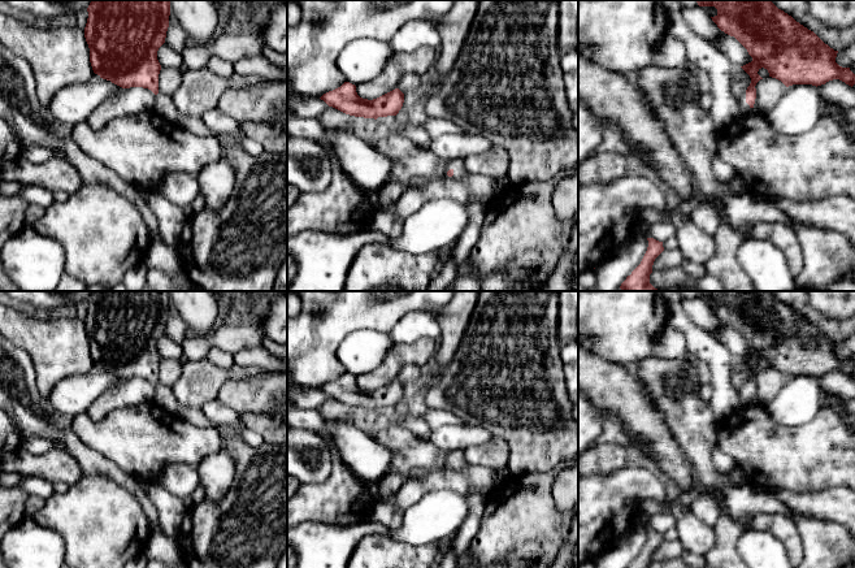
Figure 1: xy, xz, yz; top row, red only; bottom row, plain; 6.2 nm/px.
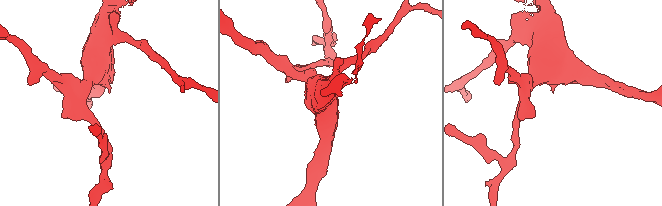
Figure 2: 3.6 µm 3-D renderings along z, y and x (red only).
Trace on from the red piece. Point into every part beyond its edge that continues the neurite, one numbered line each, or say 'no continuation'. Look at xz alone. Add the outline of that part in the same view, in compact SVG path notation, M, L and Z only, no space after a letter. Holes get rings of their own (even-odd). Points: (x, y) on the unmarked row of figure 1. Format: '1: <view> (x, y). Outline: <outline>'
1: xz (459, 458). Outline: M464 450L451 451L446 455L444 468L464 469L468 465Z

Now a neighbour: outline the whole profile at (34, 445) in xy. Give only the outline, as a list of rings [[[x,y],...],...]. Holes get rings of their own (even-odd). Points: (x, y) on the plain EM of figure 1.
[[[29,437],[19,439],[19,448],[39,455],[51,451],[52,448],[55,448],[55,445],[44,438]]]

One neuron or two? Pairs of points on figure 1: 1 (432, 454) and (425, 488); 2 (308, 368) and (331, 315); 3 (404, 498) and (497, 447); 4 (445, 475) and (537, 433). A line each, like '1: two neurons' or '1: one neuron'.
1: two neurons
2: one neuron
3: one neuron
4: two neurons

